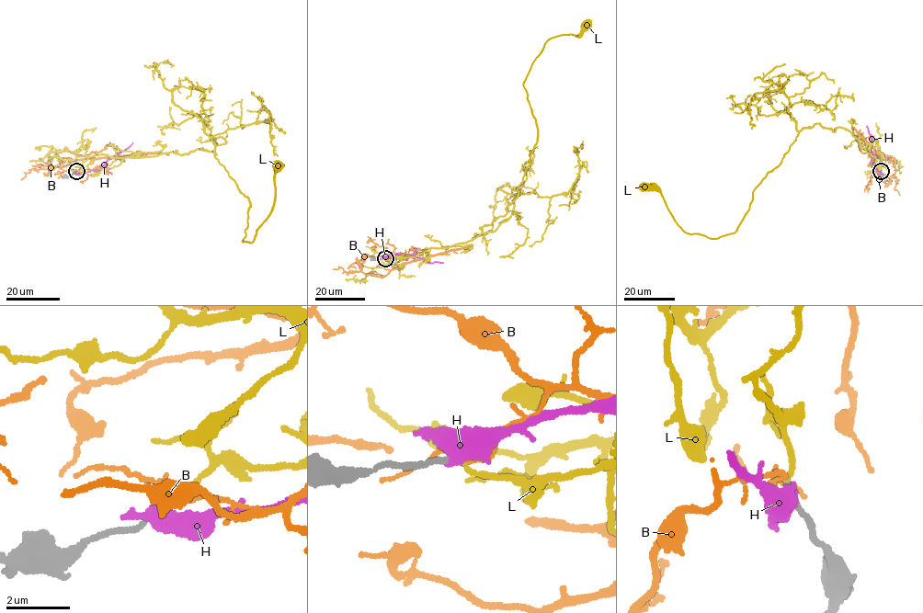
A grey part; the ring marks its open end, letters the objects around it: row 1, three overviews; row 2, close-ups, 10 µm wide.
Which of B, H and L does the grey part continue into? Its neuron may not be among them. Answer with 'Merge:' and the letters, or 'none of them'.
Merge: L

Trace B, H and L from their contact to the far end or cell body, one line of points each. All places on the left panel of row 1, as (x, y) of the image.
B: (75, 171), (103, 166), (107, 159), (76, 159), (50, 170), (48, 162), (34, 165), (41, 164)
H: (75, 172), (96, 170), (132, 142)
L: (76, 171), (110, 169), (123, 157), (210, 151), (248, 198), (242, 241), (251, 243), (275, 200), (279, 165)

